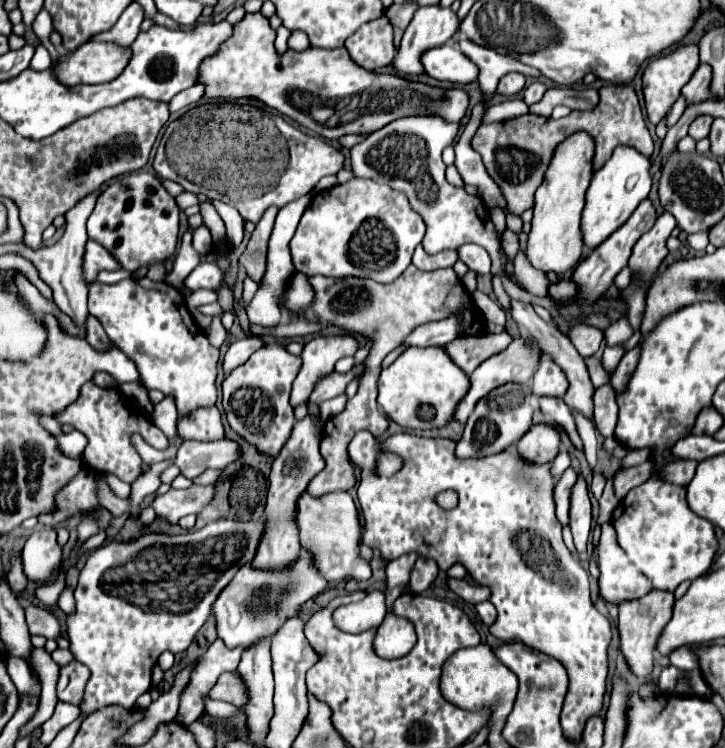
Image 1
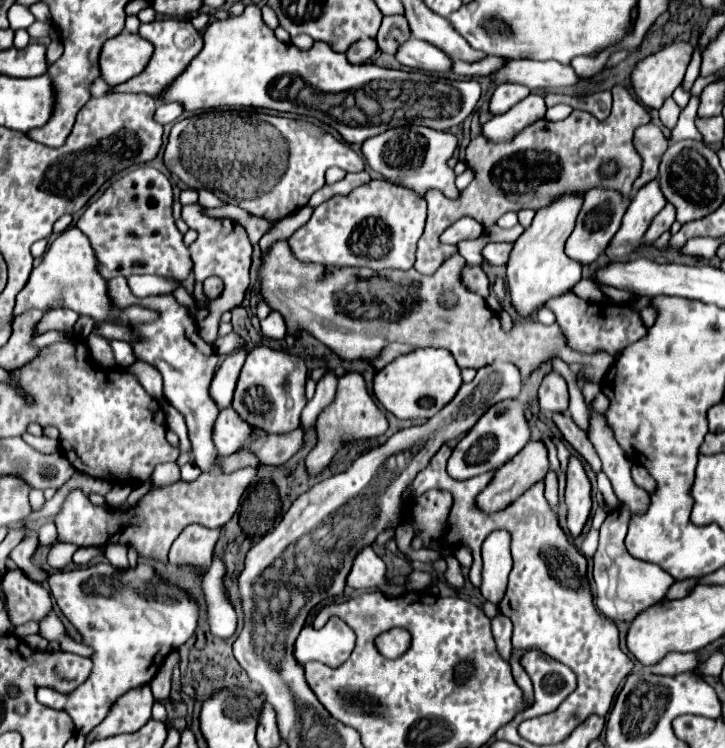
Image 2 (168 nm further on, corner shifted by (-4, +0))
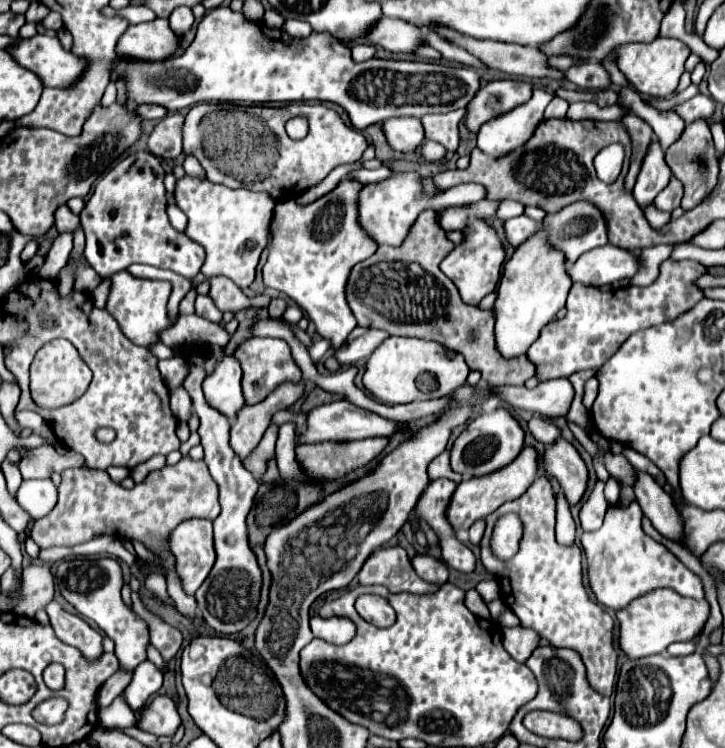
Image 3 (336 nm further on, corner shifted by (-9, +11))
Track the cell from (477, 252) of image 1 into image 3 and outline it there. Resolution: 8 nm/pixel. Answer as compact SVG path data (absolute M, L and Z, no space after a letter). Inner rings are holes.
M519 215L513 217L509 221L505 221L505 231L507 231L507 239L511 245L521 245L523 241L527 241L535 231L539 229L539 223L529 219L527 215Z

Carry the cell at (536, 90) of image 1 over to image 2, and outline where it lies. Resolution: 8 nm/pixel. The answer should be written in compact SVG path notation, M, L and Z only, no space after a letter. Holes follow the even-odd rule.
M532 92L520 104L516 104L514 108L510 108L508 112L504 112L504 114L494 116L492 120L488 120L482 126L482 132L484 132L484 136L488 136L494 142L498 142L498 140L510 140L522 128L526 128L532 122L544 118L544 114L546 114L546 104L544 104L542 94Z

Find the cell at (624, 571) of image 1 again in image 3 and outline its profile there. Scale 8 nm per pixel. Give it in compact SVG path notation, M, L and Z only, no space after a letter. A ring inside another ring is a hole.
M633 501L627 509L613 505L603 521L603 527L593 533L583 533L579 537L581 547L587 557L587 575L589 587L595 593L599 605L619 611L627 607L633 599L651 593L653 589L673 589L681 597L703 599L703 583L701 579L689 571L663 543L651 539L641 529L643 511L637 501Z

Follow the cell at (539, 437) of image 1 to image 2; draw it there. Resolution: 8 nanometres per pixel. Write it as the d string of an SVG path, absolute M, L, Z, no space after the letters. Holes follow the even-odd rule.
M530 440L520 454L516 454L508 464L500 466L484 492L476 498L484 512L496 512L506 508L524 490L542 480L548 472L548 450L542 440Z

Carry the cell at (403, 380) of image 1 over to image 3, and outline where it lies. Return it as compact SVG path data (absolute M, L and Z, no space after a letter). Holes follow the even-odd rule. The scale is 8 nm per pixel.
M387 337L381 343L381 347L377 347L377 353L373 353L367 361L365 373L363 373L363 385L371 395L375 395L375 399L395 405L395 403L431 399L433 395L435 395L435 399L445 397L445 395L453 393L457 387L461 387L467 381L467 375L469 375L469 367L465 363L465 359L459 353L445 349L443 345L439 345L435 341L425 341L425 339L415 339L415 337ZM421 373L431 373L431 377L419 381L419 389L421 389L419 391L415 385L415 379ZM427 389L429 391L435 389L435 391L427 393Z

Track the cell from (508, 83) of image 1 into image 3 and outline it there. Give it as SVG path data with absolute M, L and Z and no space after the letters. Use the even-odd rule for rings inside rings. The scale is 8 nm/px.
M503 79L503 81L489 81L483 85L473 101L467 105L465 113L465 127L471 133L477 133L485 121L499 117L501 113L509 113L511 109L529 101L533 87L525 81Z

